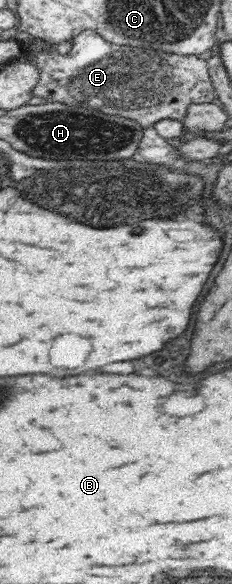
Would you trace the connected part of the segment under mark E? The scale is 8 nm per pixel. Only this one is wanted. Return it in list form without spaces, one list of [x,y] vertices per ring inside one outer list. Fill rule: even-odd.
[[[83,31],[73,39],[72,51],[68,56],[61,57],[41,53],[37,47],[30,49],[25,46],[25,54],[17,59],[28,61],[26,53],[34,54],[33,65],[39,67],[40,82],[33,96],[42,96],[62,104],[86,107],[107,115],[116,115],[138,122],[143,127],[152,126],[163,119],[182,120],[189,104],[216,102],[216,93],[210,78],[208,63],[197,55],[181,56],[173,53],[160,54],[155,49],[140,49],[125,45],[116,45],[105,40],[95,31]]]

